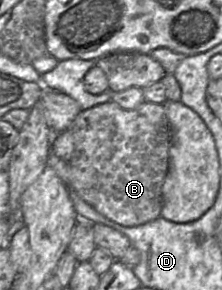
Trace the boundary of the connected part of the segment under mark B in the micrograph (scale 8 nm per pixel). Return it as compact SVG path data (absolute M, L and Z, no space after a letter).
M111 100L81 110L67 130L72 134L75 146L74 153L69 161L69 182L84 201L108 219L124 226L141 225L161 216L162 185L169 169L169 149L171 144L171 129L164 104L144 101L135 109L128 110L121 108L116 102Z

